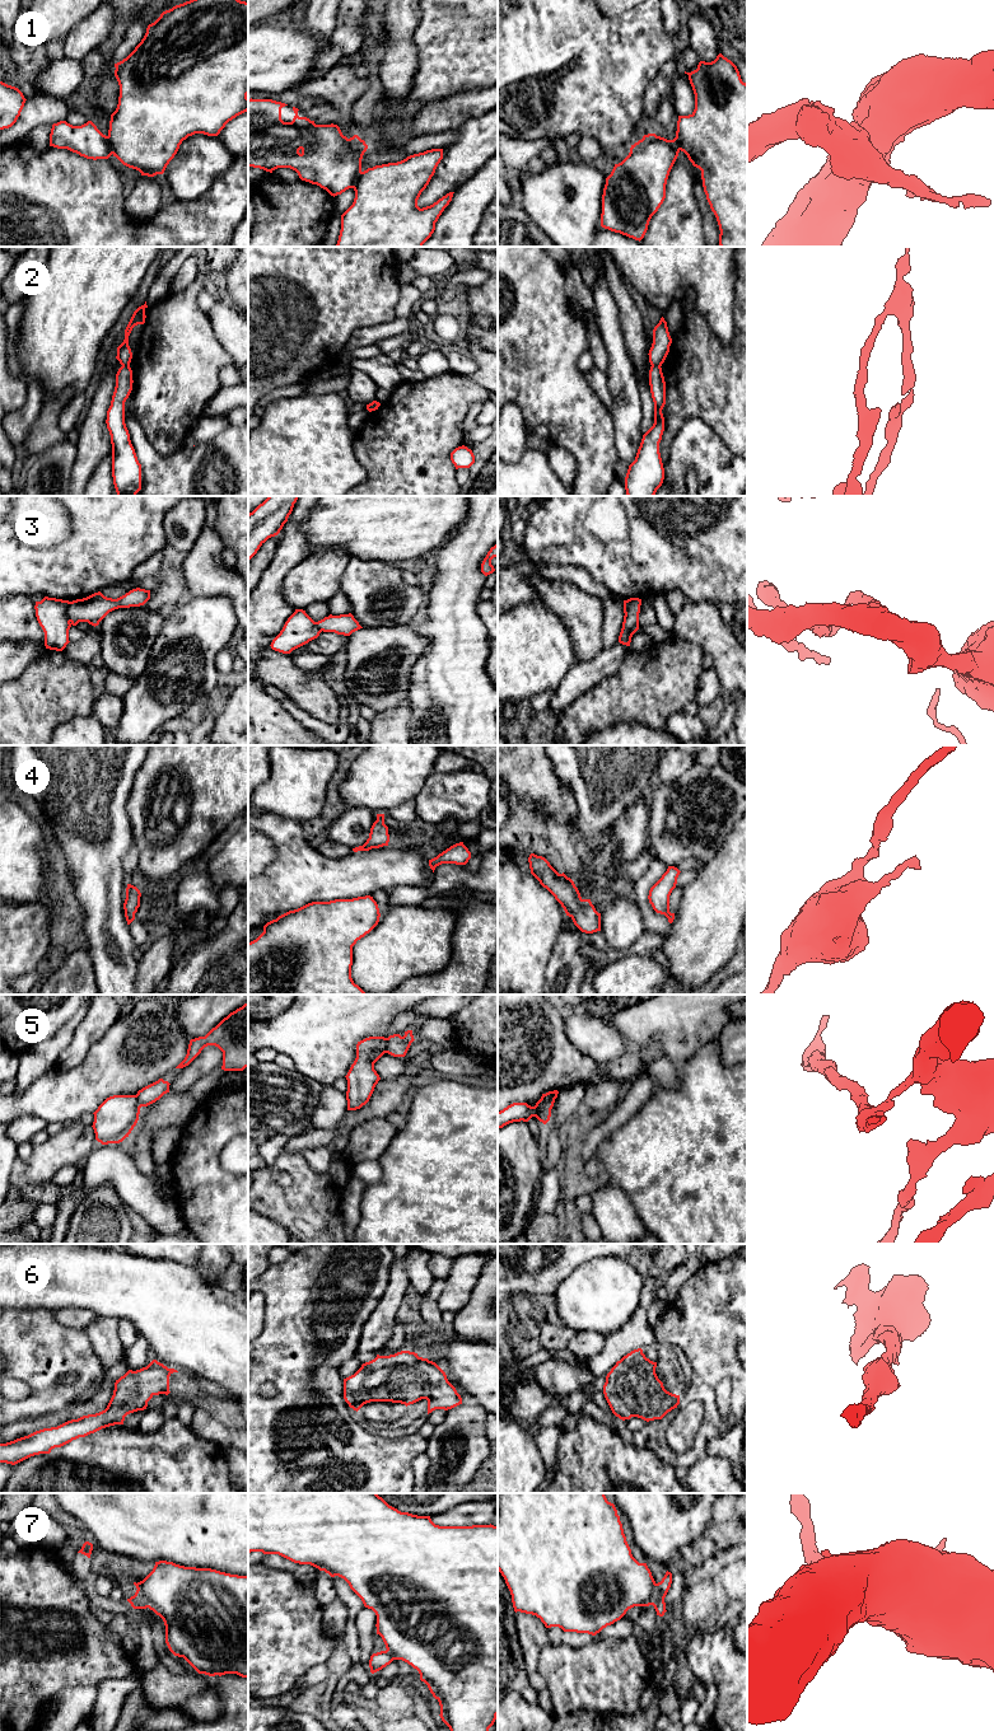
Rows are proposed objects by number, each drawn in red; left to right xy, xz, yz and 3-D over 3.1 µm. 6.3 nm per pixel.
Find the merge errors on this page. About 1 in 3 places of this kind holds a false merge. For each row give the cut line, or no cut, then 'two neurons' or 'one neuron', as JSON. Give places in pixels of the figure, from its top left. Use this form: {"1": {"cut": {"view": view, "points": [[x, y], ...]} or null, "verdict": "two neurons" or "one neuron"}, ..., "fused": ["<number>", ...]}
{"1": {"cut": {"view": "xy", "points": [[106, 136], [112, 153]]}, "verdict": "two neurons"}, "2": {"cut": null, "verdict": "one neuron"}, "3": {"cut": {"view": "xy", "points": [[70, 602], [68, 608], [69, 621]]}, "verdict": "two neurons"}, "4": {"cut": null, "verdict": "one neuron"}, "5": {"cut": {"view": "xz", "points": [[386, 1038], [387, 1052]]}, "verdict": "two neurons"}, "6": {"cut": null, "verdict": "one neuron"}, "7": {"cut": {"view": "yz", "points": [[657, 1584], [657, 1594], [650, 1604]]}, "verdict": "two neurons"}, "fused": ["1", "3", "5", "7"]}

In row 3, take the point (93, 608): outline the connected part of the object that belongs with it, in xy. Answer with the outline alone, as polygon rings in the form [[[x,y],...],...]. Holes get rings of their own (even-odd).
[[[140,588],[132,589],[117,599],[107,598],[98,591],[87,598],[70,602],[67,617],[73,626],[79,622],[88,622],[95,627],[109,612],[118,608],[140,607],[149,599],[150,590]]]

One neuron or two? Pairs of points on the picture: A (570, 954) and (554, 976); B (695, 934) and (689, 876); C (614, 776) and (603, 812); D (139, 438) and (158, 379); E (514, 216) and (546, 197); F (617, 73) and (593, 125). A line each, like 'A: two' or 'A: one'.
A: one
B: two
C: one
D: two
E: two
F: one

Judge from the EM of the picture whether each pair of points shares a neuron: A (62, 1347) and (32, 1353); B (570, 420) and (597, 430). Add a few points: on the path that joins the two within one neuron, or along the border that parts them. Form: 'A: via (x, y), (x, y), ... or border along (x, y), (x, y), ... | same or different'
A: via (55, 1353), (40, 1353) | same
B: via (577, 420), (591, 430) | same

